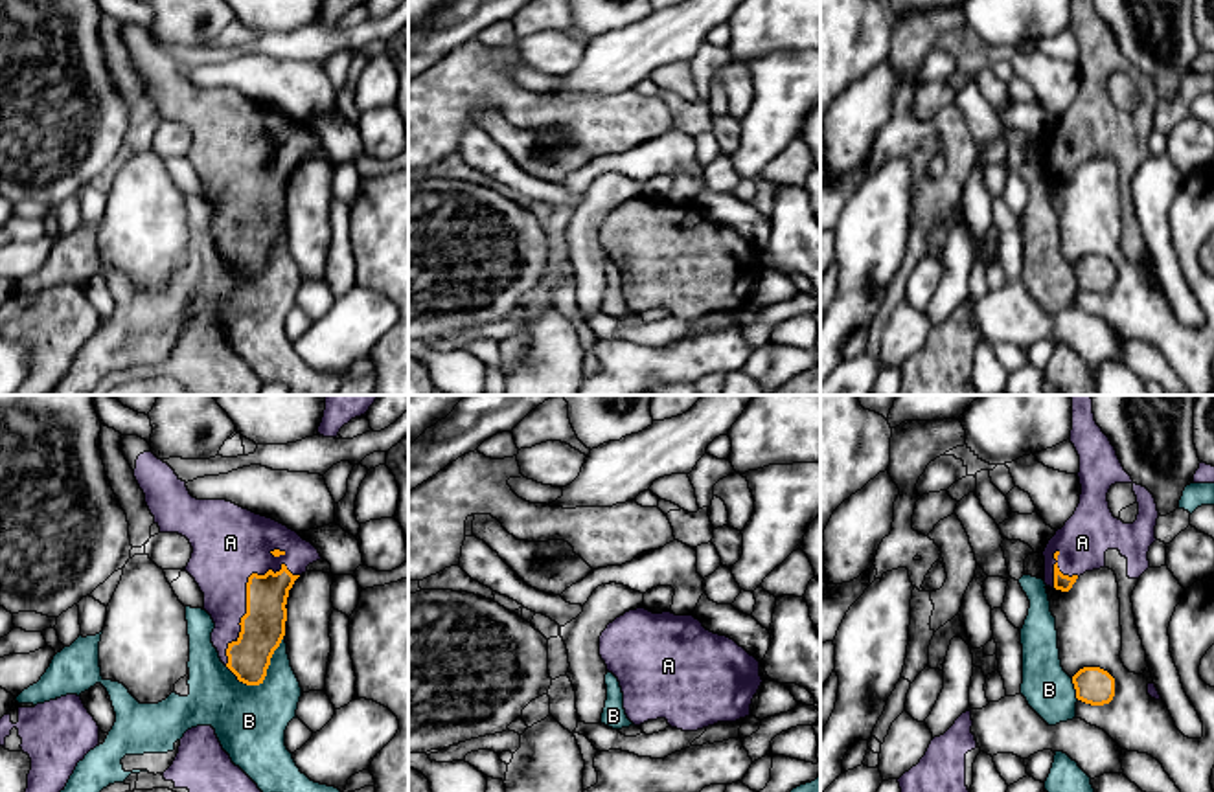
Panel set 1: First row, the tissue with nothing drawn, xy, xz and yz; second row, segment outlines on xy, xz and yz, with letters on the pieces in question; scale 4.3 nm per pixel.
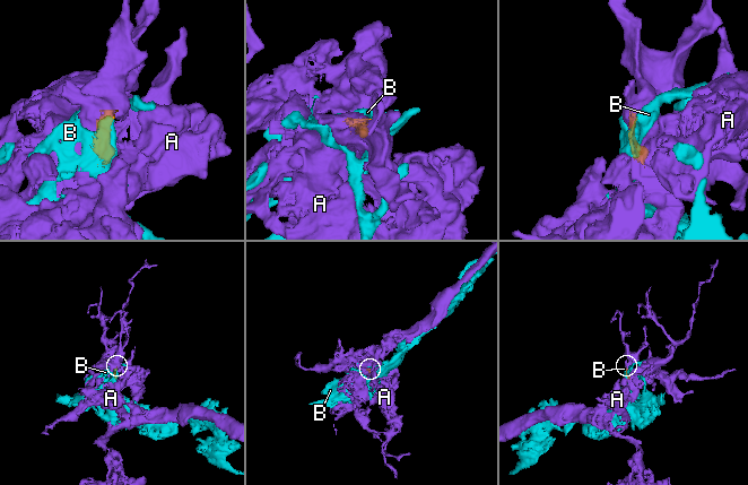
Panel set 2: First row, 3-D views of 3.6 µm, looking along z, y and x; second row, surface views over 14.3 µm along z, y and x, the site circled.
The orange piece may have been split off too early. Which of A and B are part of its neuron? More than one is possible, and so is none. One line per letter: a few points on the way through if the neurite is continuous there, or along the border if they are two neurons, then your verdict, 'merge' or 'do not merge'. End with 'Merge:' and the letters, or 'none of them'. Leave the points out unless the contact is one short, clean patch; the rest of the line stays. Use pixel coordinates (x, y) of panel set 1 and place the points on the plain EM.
A: merge
B: do not merge
Merge: A

